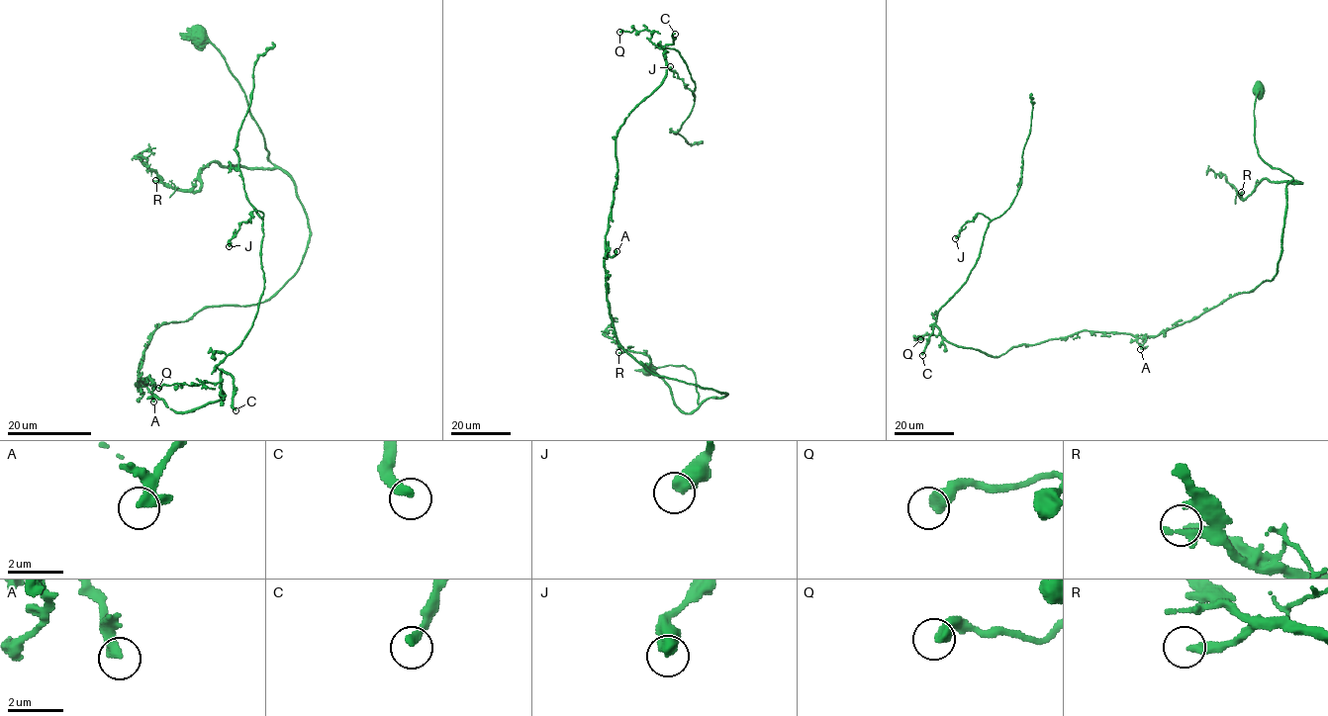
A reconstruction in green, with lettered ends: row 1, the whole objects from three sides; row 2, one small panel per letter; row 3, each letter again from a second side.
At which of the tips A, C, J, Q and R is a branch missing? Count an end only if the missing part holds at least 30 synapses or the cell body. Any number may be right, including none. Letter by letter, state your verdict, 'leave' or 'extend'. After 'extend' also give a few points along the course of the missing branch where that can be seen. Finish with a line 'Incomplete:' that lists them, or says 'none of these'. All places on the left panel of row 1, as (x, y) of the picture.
A: leave
C: extend | (236, 410), (262, 416), (298, 402), (346, 402), (410, 414), (411, 433), (412, 422), (407, 425)
J: leave
Q: leave
R: extend | (155, 180), (129, 181), (114, 192), (107, 176), (103, 151), (87, 139), (85, 129), (71, 116), (62, 115)
Incomplete: C, R

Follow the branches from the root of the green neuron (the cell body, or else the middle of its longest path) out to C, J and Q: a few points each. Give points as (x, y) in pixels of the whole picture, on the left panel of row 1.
C: (198, 35), (310, 238), (268, 300), (160, 325), (136, 384), (192, 412), (223, 399), (223, 369), (236, 410)
J: (198, 35), (310, 238), (268, 300), (153, 331), (136, 384), (178, 412), (223, 399), (261, 212), (229, 246)
Q: (198, 35), (310, 238), (268, 300), (153, 331), (139, 387), (178, 412), (222, 400), (220, 383), (158, 388)

